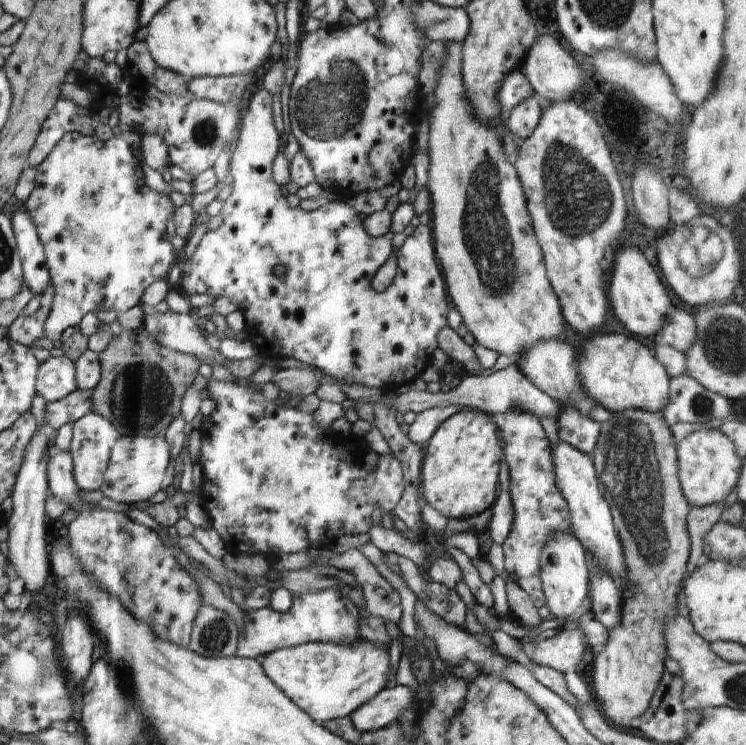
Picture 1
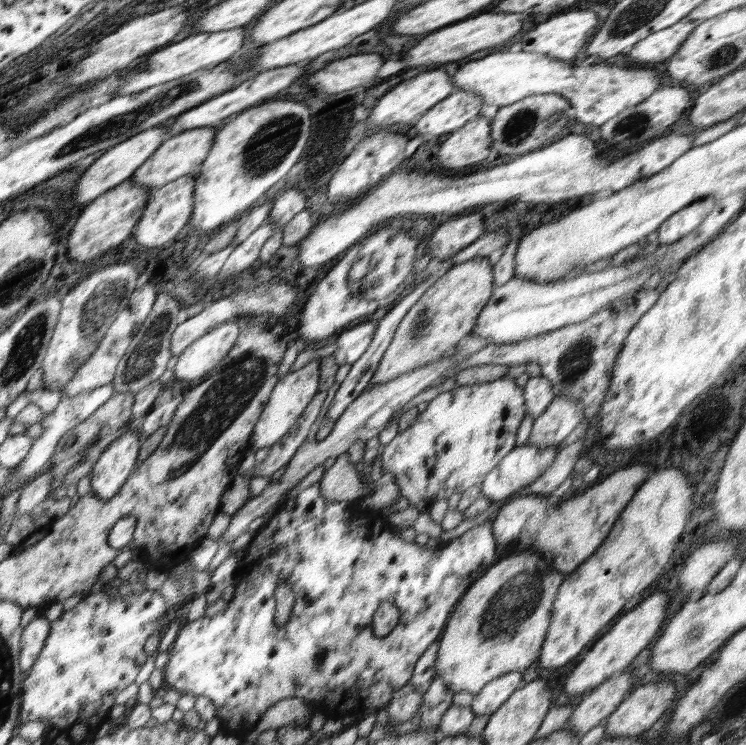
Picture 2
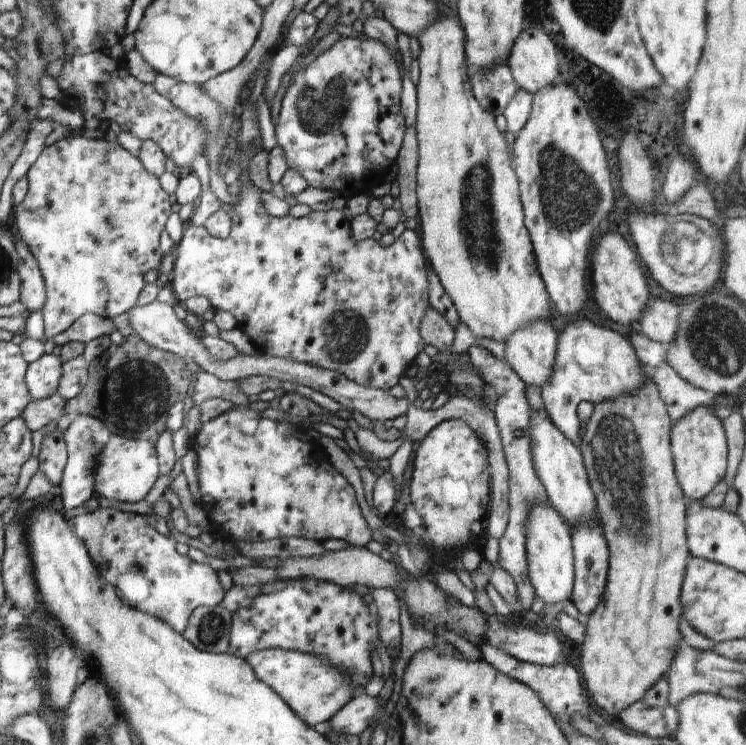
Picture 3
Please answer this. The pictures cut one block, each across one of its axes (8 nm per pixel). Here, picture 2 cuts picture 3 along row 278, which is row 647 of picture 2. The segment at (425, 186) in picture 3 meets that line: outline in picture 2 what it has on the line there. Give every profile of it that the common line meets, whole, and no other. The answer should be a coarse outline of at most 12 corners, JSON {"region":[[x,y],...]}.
{"region":[[500,555],[440,636],[453,694],[526,673],[565,577]]}

